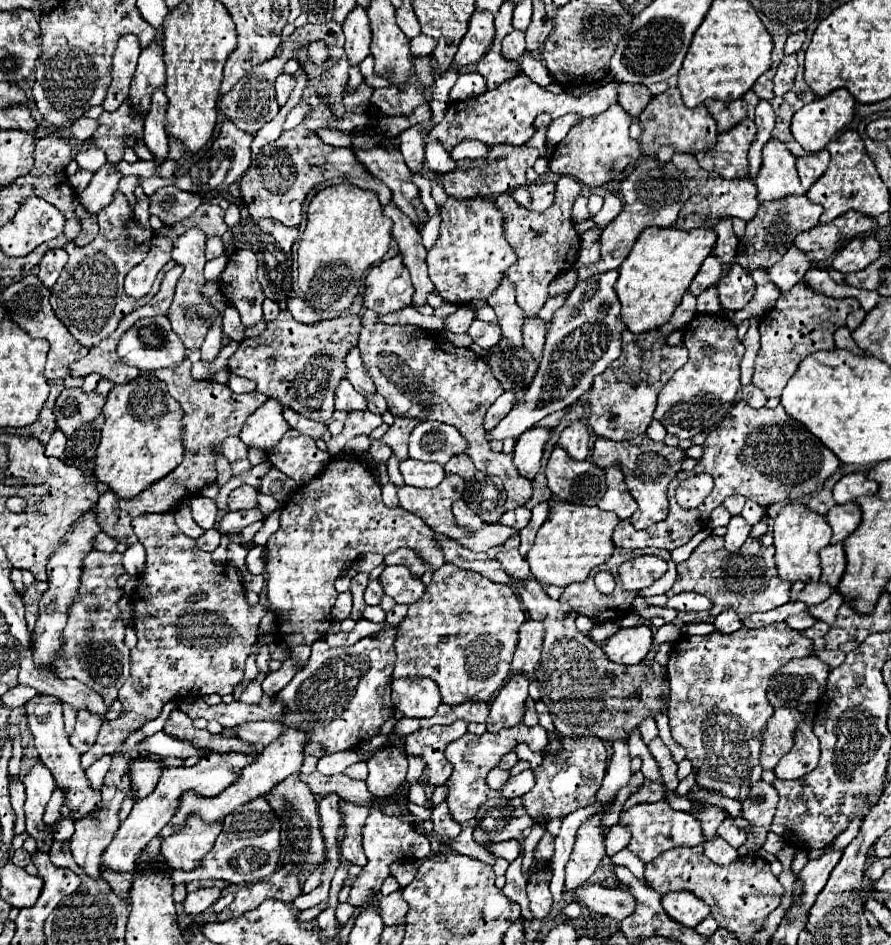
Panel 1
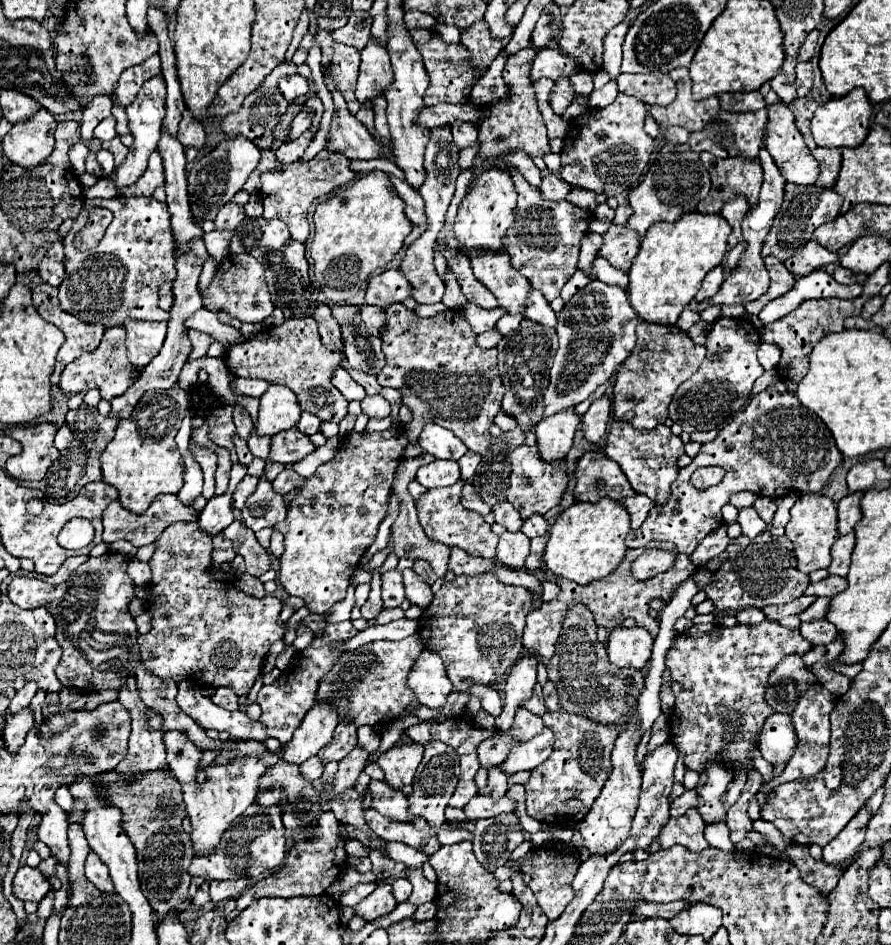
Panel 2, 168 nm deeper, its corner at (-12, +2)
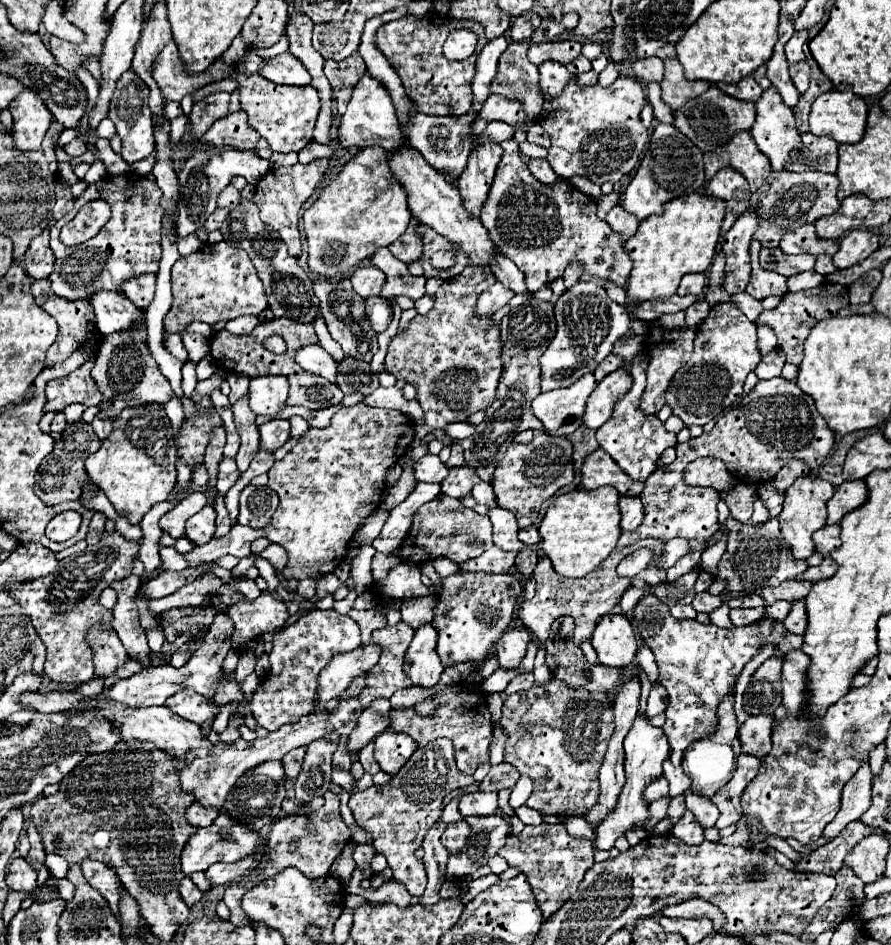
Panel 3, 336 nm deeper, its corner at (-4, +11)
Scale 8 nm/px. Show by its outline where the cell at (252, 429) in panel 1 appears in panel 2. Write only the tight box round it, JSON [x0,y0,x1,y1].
[255,385,301,437]

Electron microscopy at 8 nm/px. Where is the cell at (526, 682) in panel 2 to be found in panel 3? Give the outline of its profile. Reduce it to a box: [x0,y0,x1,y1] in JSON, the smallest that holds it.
[495,628,531,668]

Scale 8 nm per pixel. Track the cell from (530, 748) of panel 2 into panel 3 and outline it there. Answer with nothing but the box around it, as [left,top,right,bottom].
[391,680,493,774]

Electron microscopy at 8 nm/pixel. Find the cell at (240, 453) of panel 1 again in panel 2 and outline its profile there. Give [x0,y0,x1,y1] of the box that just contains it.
[233,407,253,441]

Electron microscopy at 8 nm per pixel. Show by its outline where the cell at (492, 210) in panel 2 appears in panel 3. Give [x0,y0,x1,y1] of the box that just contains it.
[457,142,503,216]

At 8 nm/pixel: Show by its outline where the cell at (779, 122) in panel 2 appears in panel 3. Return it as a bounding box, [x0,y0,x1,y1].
[751,86,801,170]

